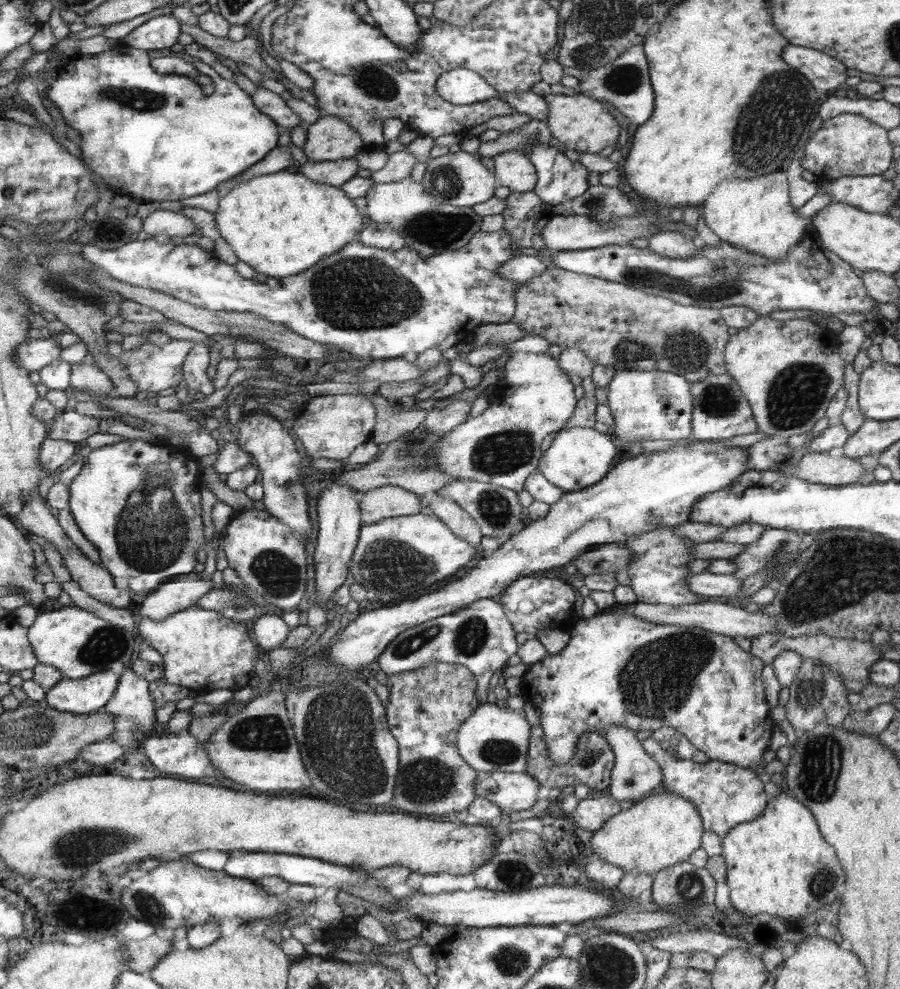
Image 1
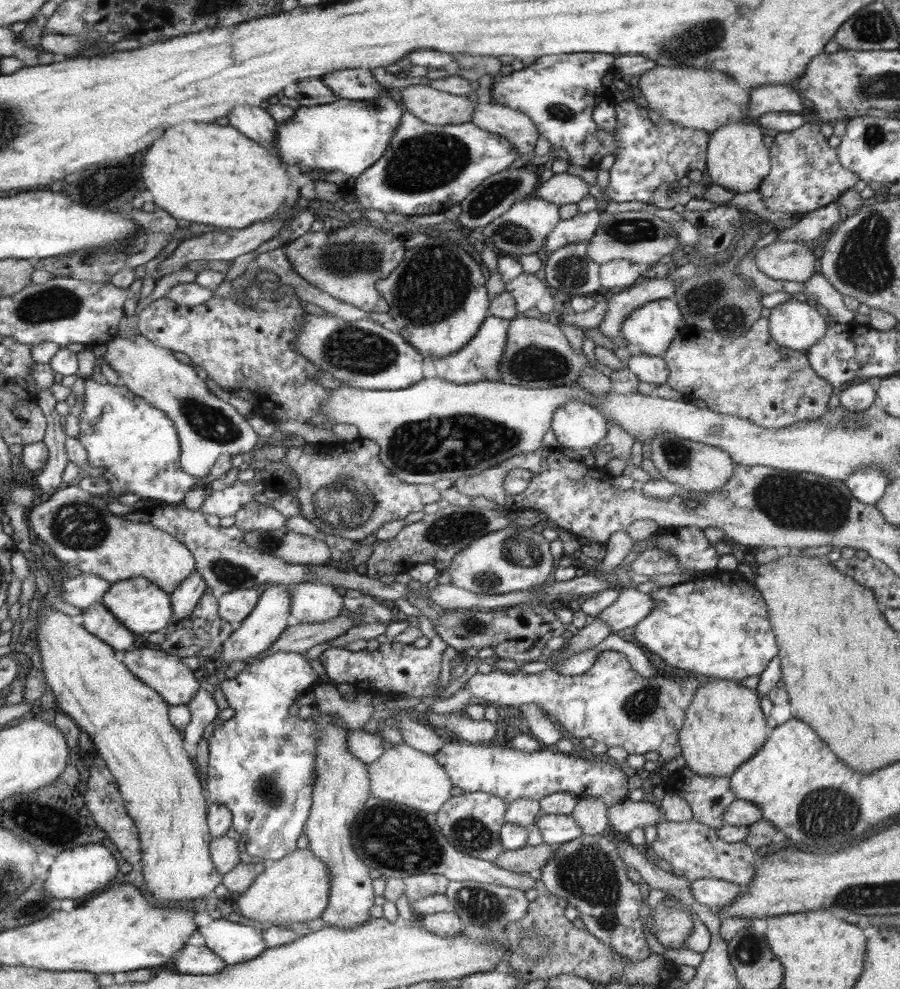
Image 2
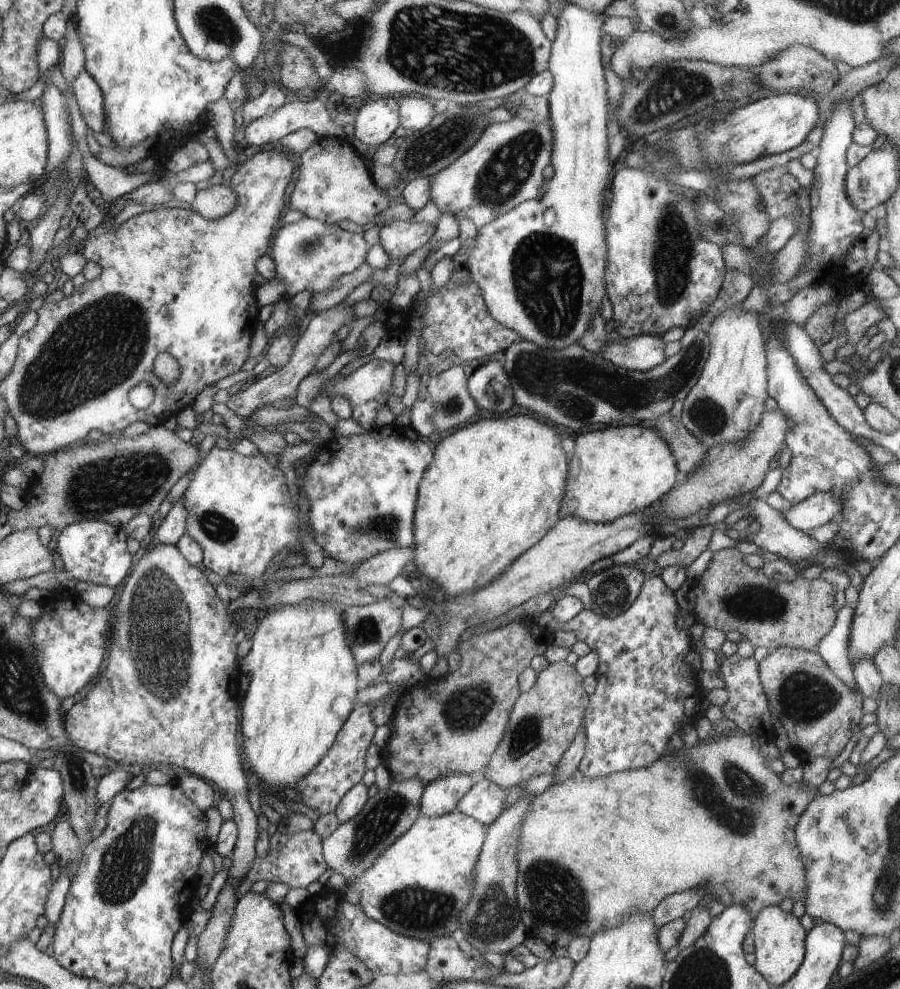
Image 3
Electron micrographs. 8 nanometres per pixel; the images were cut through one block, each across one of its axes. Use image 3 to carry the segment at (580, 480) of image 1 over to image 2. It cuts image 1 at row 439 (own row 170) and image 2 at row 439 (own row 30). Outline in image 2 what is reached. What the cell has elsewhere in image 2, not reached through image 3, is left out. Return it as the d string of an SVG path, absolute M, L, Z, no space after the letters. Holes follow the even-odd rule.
M574 399L554 412L552 427L560 447L571 450L598 444L608 430L605 416L597 408Z

